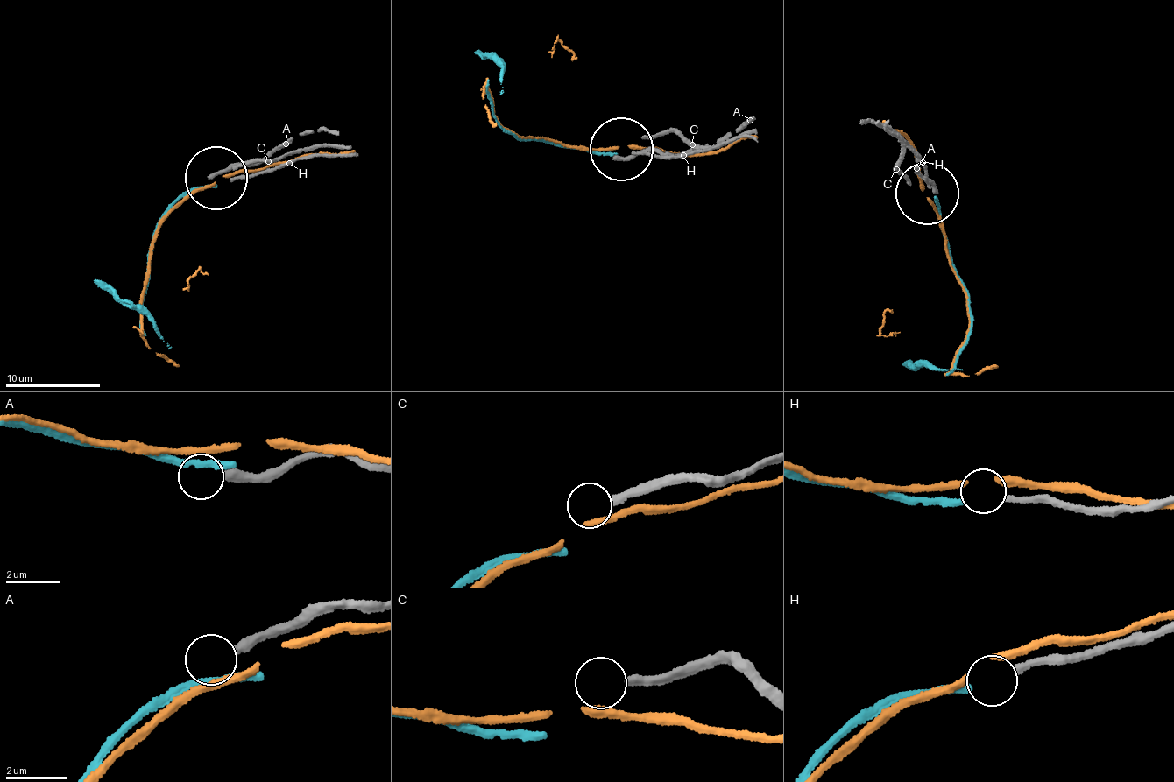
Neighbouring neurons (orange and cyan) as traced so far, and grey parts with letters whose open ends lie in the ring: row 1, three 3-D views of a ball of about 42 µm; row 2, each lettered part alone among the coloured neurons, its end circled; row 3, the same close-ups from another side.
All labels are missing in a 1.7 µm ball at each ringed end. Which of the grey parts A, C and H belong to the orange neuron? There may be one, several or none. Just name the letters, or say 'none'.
none

